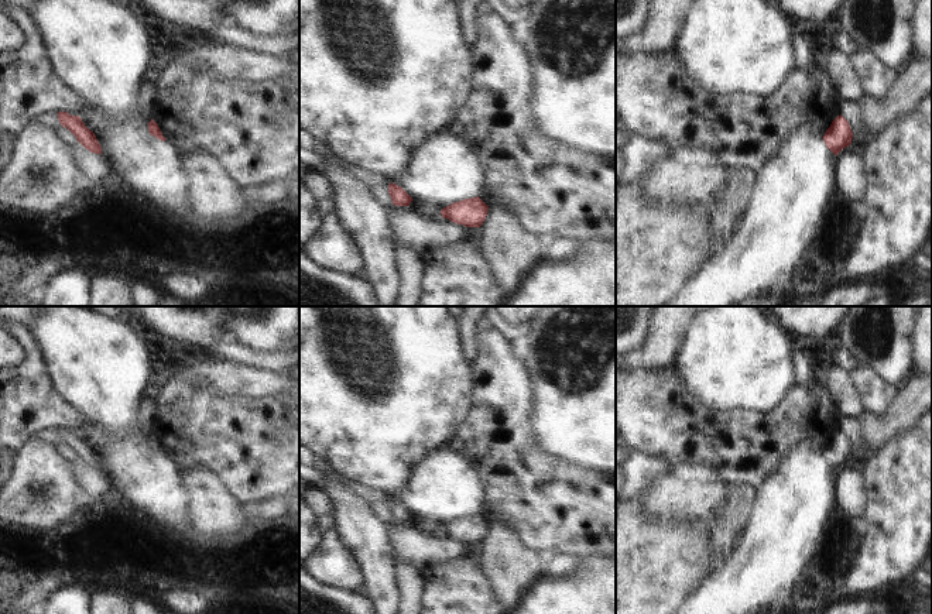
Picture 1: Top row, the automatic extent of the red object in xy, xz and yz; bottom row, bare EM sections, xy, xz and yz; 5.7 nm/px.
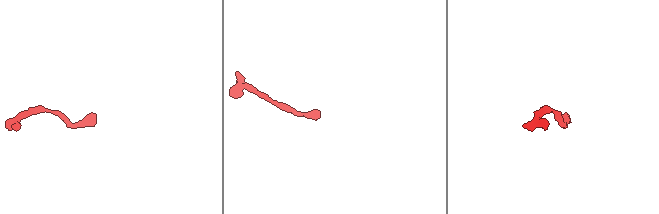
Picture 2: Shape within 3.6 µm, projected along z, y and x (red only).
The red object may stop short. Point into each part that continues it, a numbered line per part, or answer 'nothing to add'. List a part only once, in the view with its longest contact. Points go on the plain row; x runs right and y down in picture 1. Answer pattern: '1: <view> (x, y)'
nothing to add

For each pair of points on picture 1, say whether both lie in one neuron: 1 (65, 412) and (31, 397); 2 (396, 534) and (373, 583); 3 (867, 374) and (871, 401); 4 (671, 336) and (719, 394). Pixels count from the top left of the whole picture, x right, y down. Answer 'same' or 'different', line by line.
1: same
2: different
3: same
4: different

